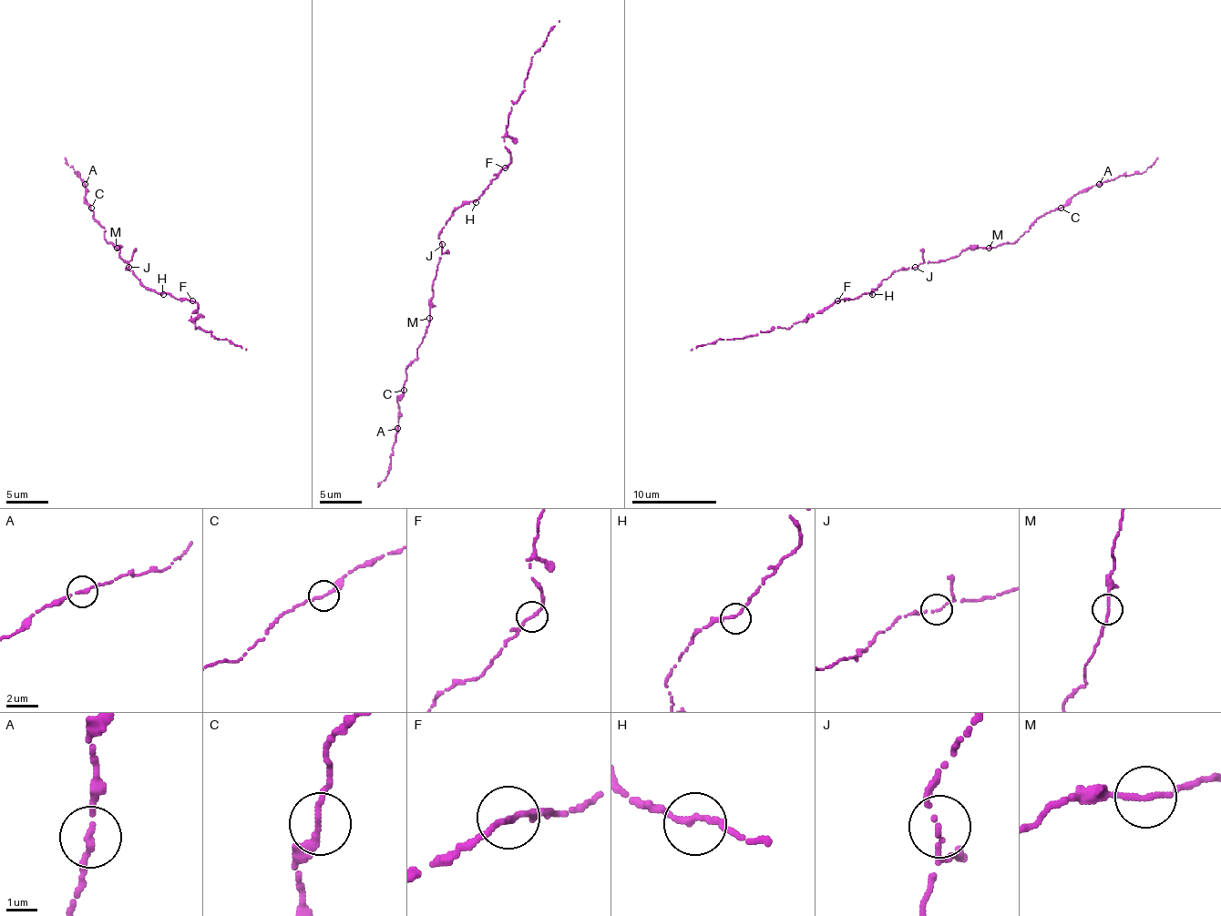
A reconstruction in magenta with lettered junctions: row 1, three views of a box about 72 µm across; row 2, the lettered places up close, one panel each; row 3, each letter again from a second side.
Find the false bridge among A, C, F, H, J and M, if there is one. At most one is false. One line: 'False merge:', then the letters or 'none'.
False merge: none

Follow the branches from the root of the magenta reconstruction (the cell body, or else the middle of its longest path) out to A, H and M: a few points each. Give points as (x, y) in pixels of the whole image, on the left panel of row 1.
A: (128, 267), (128, 262), (118, 256), (120, 249), (106, 241), (104, 227), (93, 216), (85, 197), (85, 184)
H: (128, 267), (127, 269), (133, 271), (146, 288), (163, 294)
M: (128, 267), (128, 262), (118, 256), (120, 249), (117, 248)

